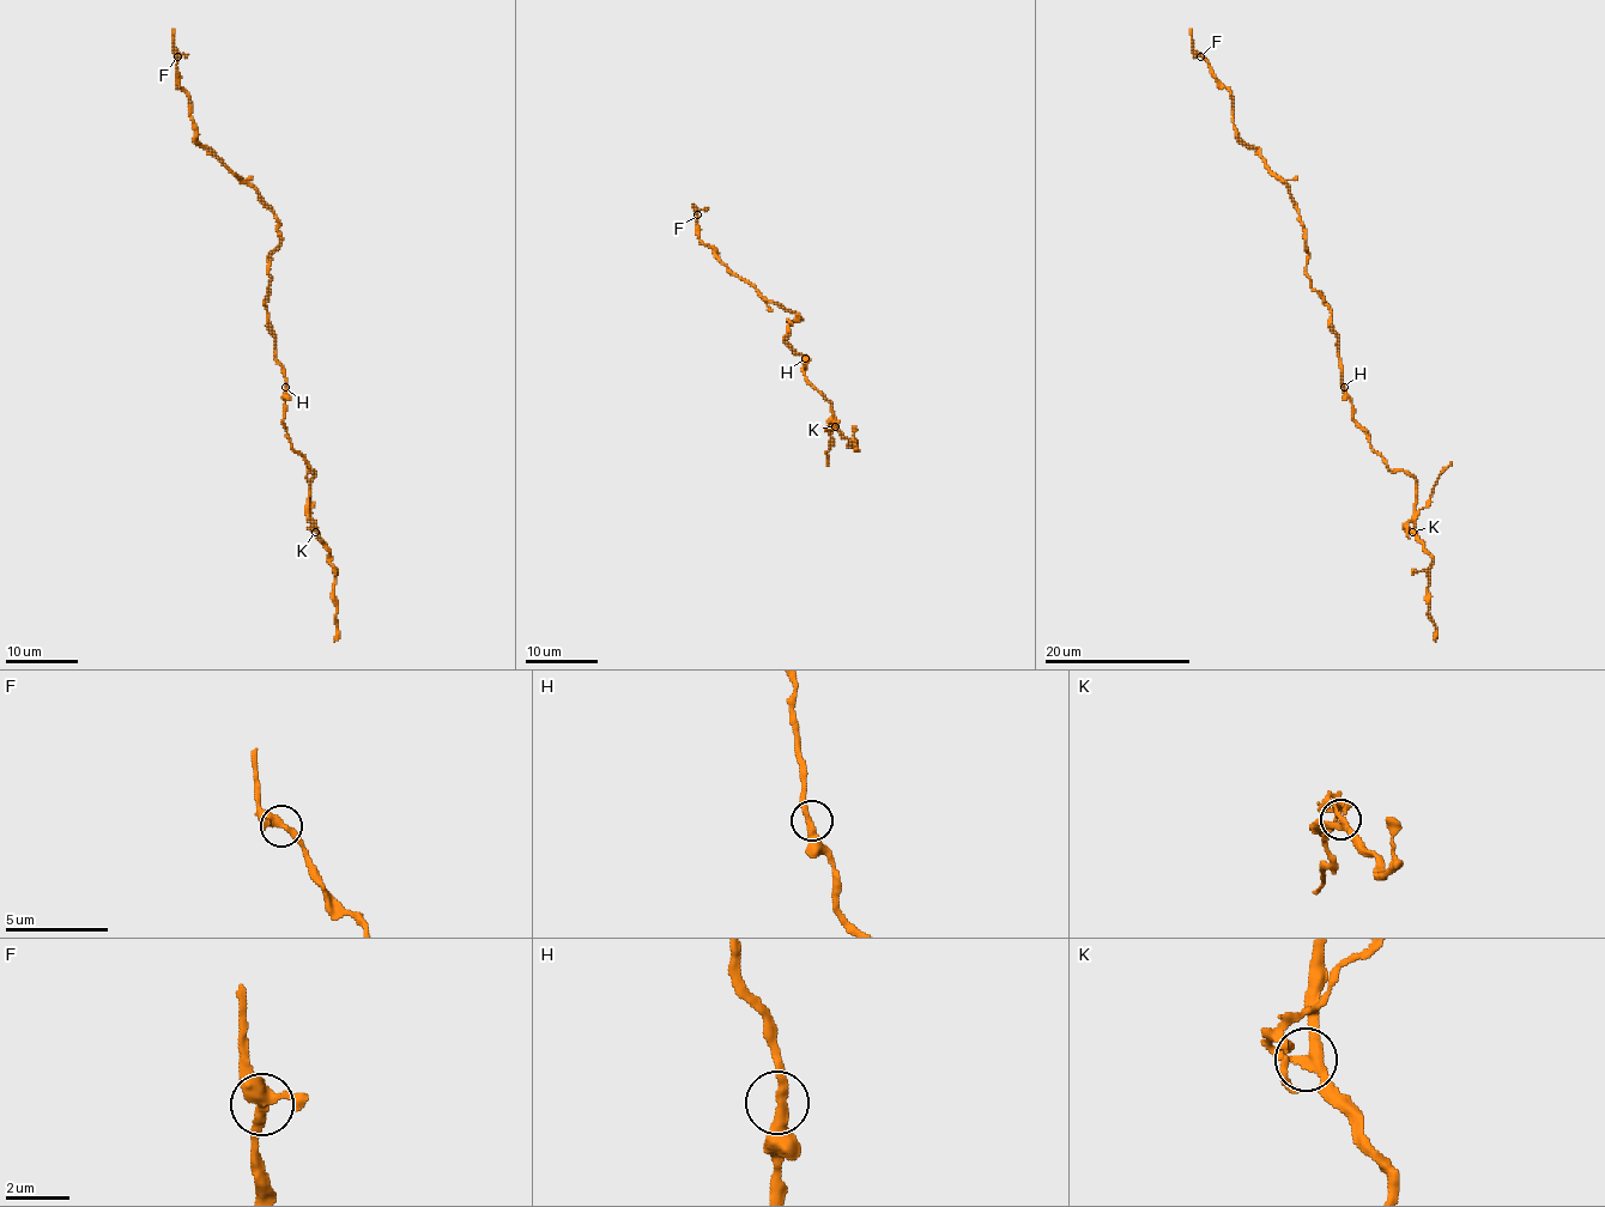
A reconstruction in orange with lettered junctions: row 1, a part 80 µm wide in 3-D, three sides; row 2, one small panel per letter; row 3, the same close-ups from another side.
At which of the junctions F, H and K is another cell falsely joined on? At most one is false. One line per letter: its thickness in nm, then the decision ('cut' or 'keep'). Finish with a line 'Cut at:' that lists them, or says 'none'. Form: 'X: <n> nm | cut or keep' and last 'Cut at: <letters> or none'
F: 320 nm | keep
H: 340 nm | keep
K: 280 nm | cut
Cut at: K

